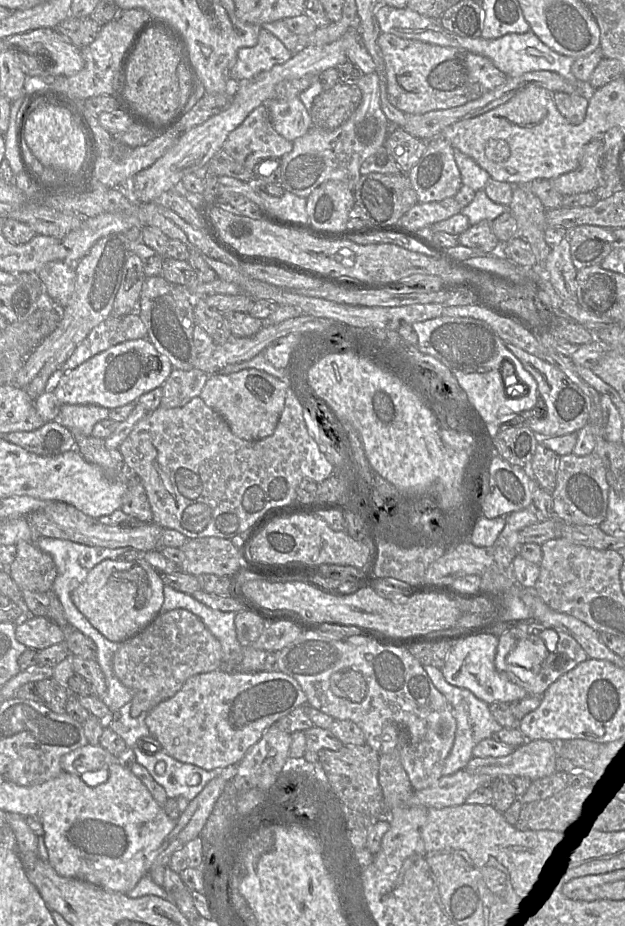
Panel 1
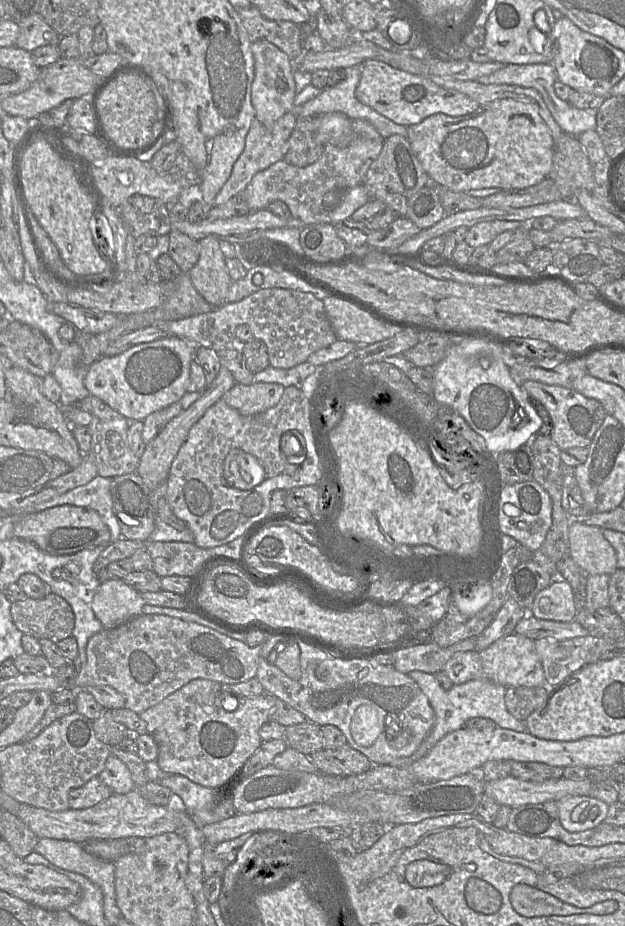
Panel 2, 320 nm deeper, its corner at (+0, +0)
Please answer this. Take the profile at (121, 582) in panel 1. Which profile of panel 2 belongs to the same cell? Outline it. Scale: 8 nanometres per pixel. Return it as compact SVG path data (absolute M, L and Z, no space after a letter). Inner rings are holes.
M111 578L100 583L92 610L104 629L112 629L142 614L145 605L141 593L122 579Z

